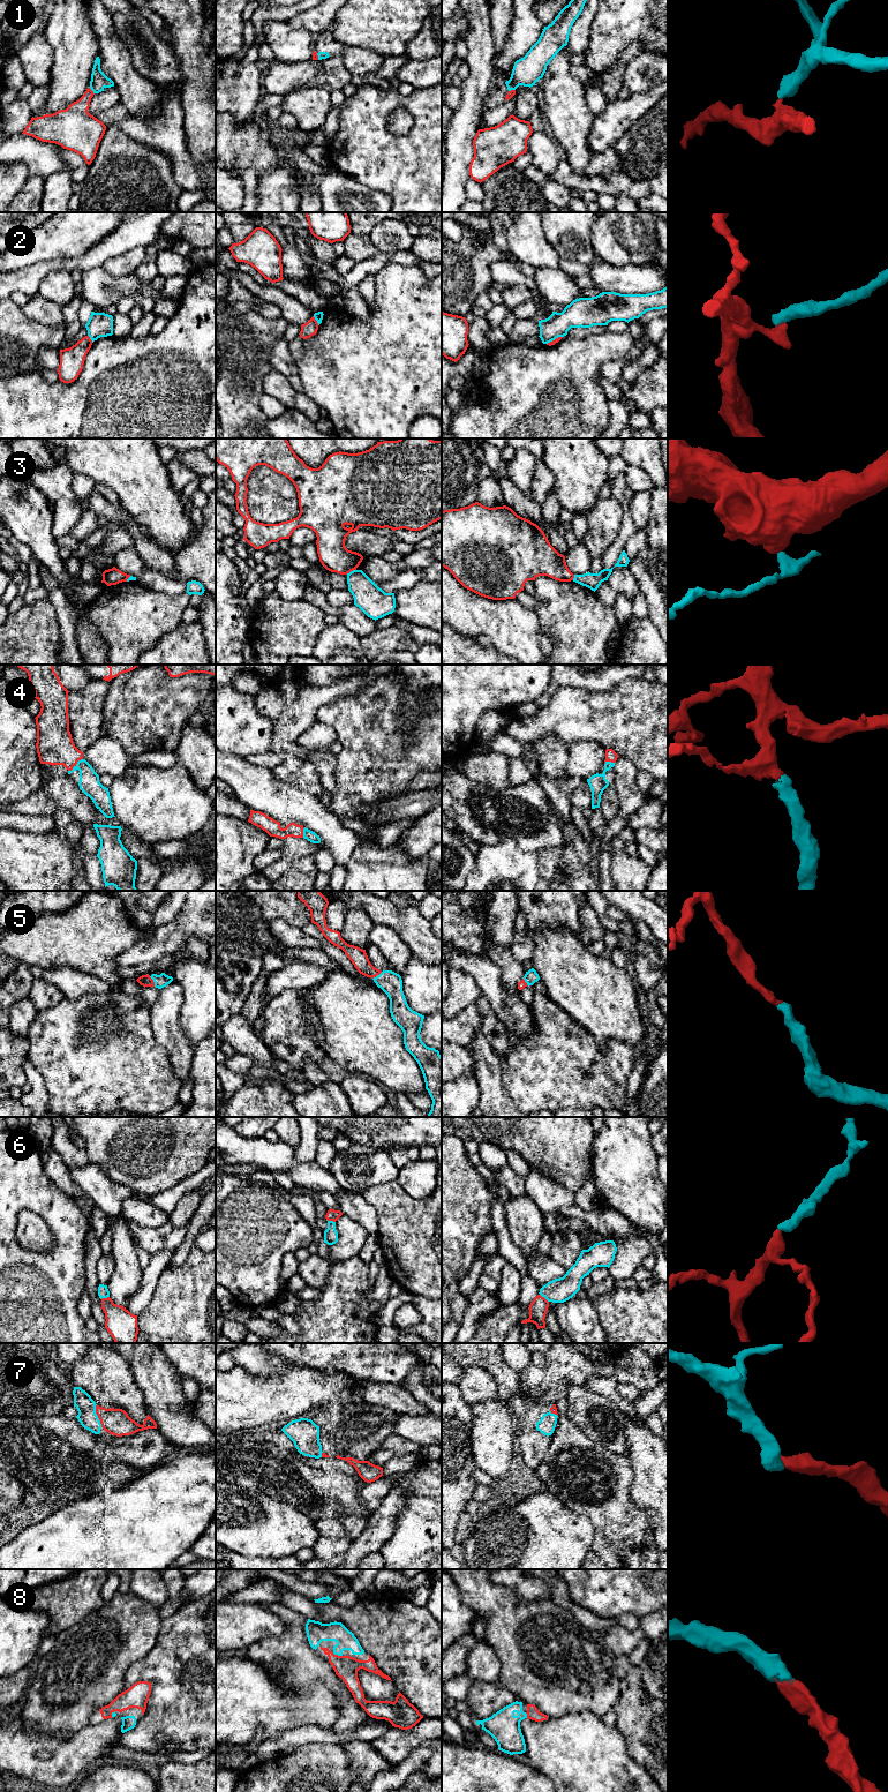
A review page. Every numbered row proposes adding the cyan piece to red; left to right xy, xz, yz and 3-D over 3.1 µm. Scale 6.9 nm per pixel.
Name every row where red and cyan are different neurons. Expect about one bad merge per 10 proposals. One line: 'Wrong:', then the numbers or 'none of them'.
Wrong: 1, 2, 3

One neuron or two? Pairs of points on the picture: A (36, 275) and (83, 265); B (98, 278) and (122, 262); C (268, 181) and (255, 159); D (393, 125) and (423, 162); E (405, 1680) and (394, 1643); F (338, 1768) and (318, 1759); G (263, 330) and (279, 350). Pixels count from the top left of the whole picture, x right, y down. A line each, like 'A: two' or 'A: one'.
A: one
B: two
C: two
D: two
E: one
F: one
G: two

